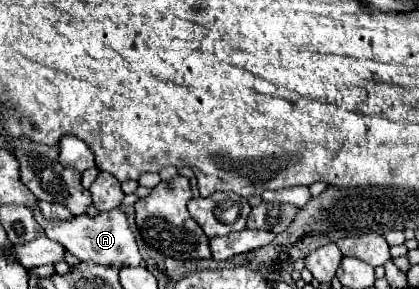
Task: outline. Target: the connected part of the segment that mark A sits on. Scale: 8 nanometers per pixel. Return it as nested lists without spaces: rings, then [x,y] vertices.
[[[36,207],[36,219],[44,227],[46,237],[62,243],[80,261],[90,261],[96,265],[116,265],[120,269],[128,267],[128,265],[140,265],[140,261],[142,261],[136,241],[134,241],[134,235],[128,227],[126,215],[118,209],[104,211],[96,219],[92,219],[88,215],[80,215],[80,217],[74,217],[72,221],[56,221],[54,223],[54,221],[44,221],[44,217],[40,215],[40,209]]]

